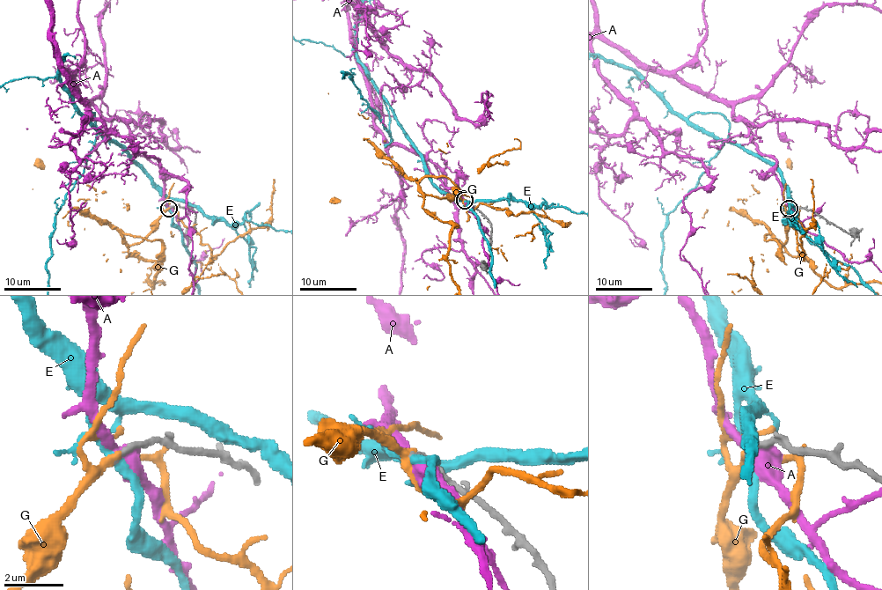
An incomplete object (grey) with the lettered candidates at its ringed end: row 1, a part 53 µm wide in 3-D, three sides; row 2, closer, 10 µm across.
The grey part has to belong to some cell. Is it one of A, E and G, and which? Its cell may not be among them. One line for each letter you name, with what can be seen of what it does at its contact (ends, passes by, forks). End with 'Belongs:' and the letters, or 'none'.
G: it passes by
Belongs: G

